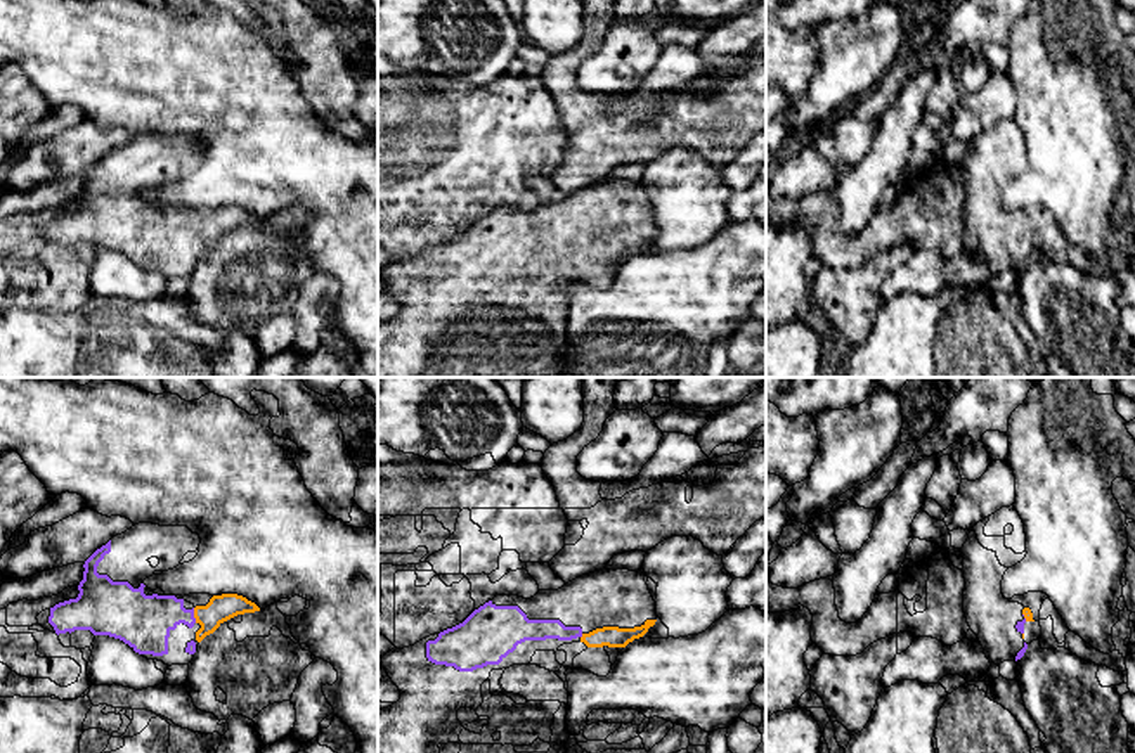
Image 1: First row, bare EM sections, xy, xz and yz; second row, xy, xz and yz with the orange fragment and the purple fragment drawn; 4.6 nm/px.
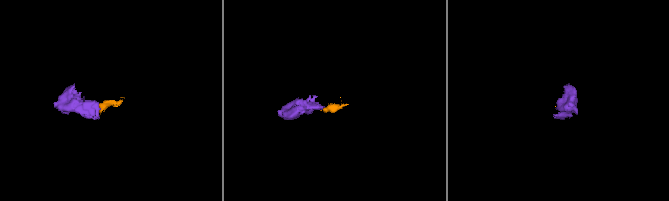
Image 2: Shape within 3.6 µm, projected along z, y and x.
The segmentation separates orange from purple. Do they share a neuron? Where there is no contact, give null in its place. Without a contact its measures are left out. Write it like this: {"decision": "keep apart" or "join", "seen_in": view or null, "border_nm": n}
{"decision": "join", "seen_in": "xy", "border_nm": 70}

